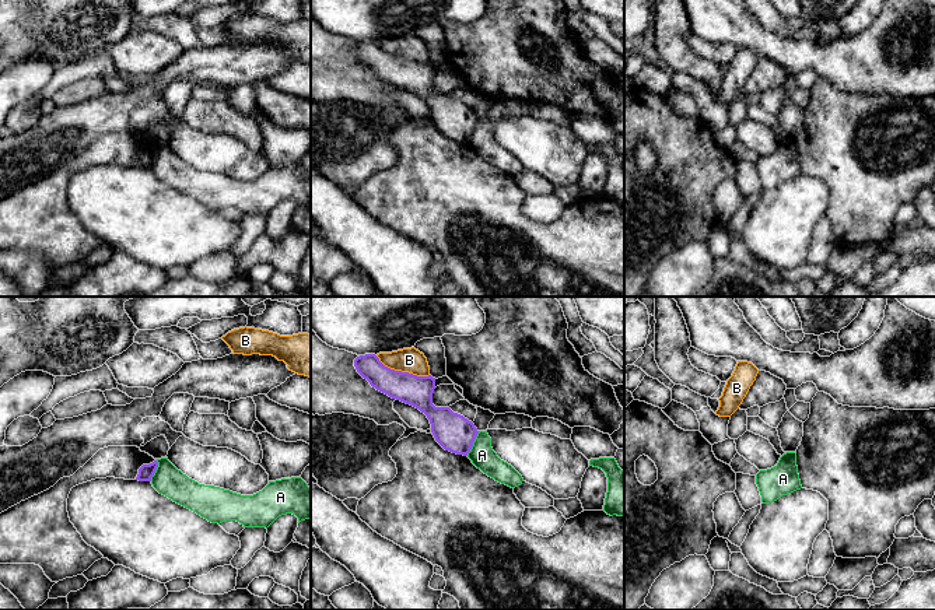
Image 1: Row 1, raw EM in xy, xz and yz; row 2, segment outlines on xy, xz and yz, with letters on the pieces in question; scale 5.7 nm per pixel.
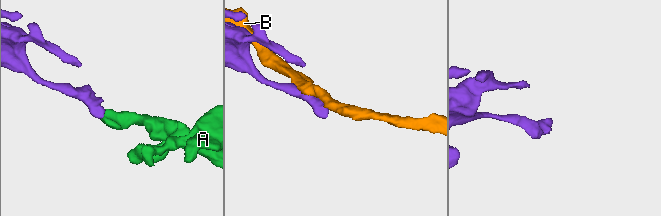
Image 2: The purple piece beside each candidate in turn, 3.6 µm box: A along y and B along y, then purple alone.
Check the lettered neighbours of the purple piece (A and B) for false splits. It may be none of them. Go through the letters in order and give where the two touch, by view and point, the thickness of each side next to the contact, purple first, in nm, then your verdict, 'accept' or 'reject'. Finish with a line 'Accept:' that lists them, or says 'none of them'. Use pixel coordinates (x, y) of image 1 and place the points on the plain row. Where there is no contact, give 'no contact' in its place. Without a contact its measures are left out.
A: xz (472, 130) | 220/140 nm | reject
B: xz (401, 58) | 180/140 nm | reject
Accept: none of them

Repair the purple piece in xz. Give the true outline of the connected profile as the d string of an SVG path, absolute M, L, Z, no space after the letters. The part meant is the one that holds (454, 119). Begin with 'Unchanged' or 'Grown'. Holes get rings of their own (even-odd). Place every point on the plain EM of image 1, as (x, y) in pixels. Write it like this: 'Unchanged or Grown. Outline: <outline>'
Unchanged. Outline: M375 41L357 43L354 53L377 77L424 99L430 106L435 127L445 137L468 143L479 118L472 108L449 94L433 91L435 64L391 56Z

